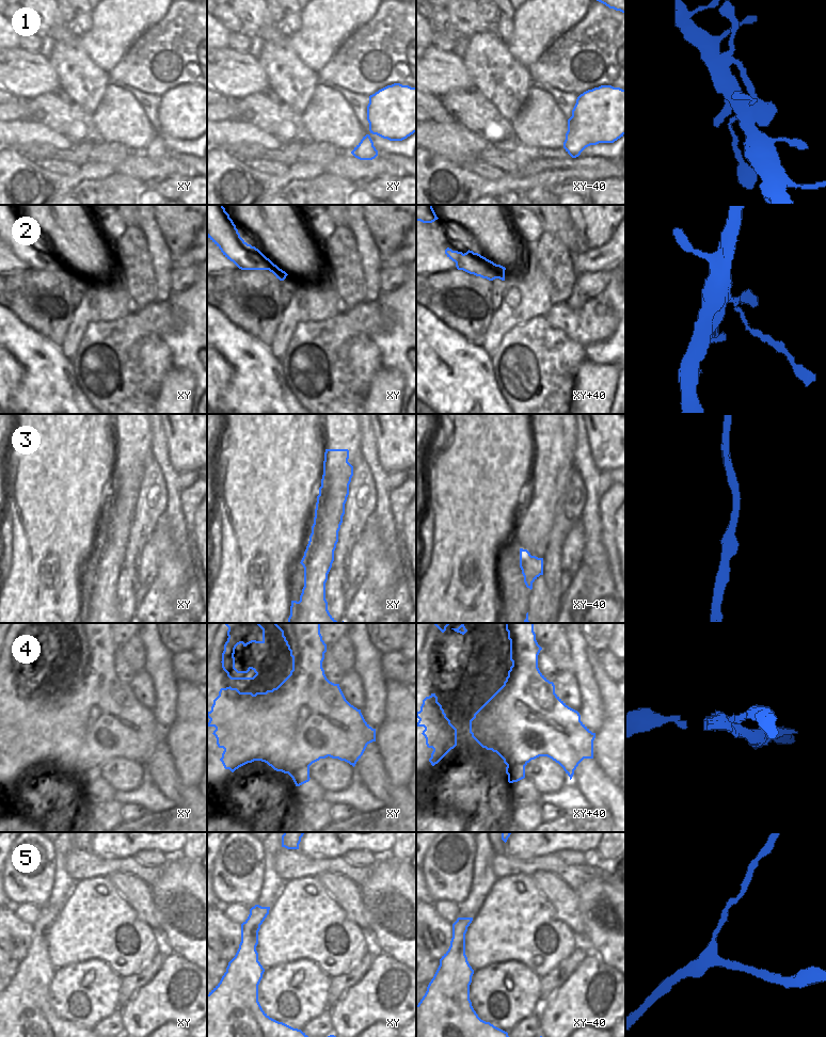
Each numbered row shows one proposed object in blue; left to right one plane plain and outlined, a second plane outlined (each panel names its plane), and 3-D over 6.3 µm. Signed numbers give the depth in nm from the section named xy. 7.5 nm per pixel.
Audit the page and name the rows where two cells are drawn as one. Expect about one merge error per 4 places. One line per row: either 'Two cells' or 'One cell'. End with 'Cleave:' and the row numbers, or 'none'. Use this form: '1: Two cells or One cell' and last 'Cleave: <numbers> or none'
1: One cell
2: One cell
3: One cell
4: Two cells
5: One cell
Cleave: 4

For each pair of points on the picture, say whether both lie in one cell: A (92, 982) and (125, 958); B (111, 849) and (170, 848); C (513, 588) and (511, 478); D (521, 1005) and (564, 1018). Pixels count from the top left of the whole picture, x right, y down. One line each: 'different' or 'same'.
A: different
B: same
C: different
D: different

